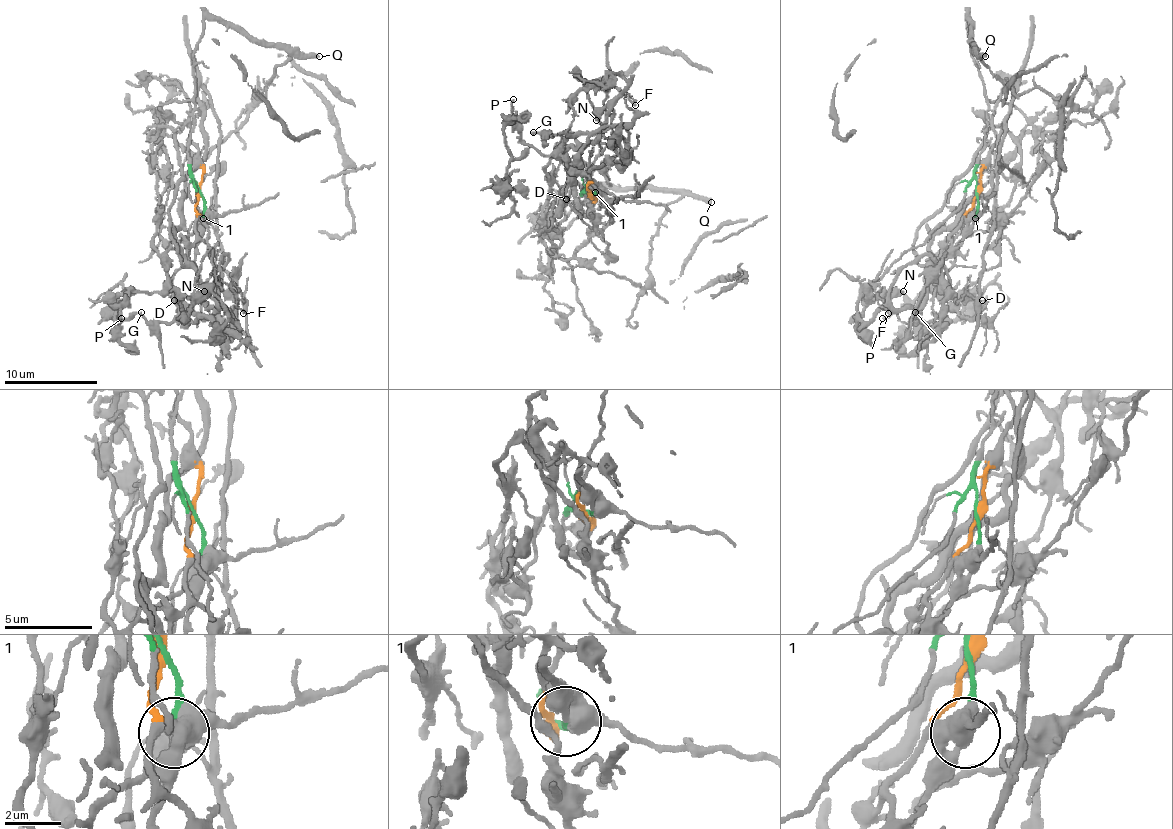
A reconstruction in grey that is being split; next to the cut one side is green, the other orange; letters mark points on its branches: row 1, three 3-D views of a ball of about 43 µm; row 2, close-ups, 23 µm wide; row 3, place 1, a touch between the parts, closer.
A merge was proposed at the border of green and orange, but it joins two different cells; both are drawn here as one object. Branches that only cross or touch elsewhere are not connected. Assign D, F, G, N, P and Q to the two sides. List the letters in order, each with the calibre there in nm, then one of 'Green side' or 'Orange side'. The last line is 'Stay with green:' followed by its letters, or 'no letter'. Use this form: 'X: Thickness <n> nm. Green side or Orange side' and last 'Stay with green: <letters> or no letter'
D: Thickness 130 nm. Orange side
F: Thickness 120 nm. Orange side
G: Thickness 120 nm. Green side
N: Thickness 480 nm. Orange side
P: Thickness 170 nm. Green side
Q: Thickness 400 nm. Green side
Stay with green: G, P, Q

